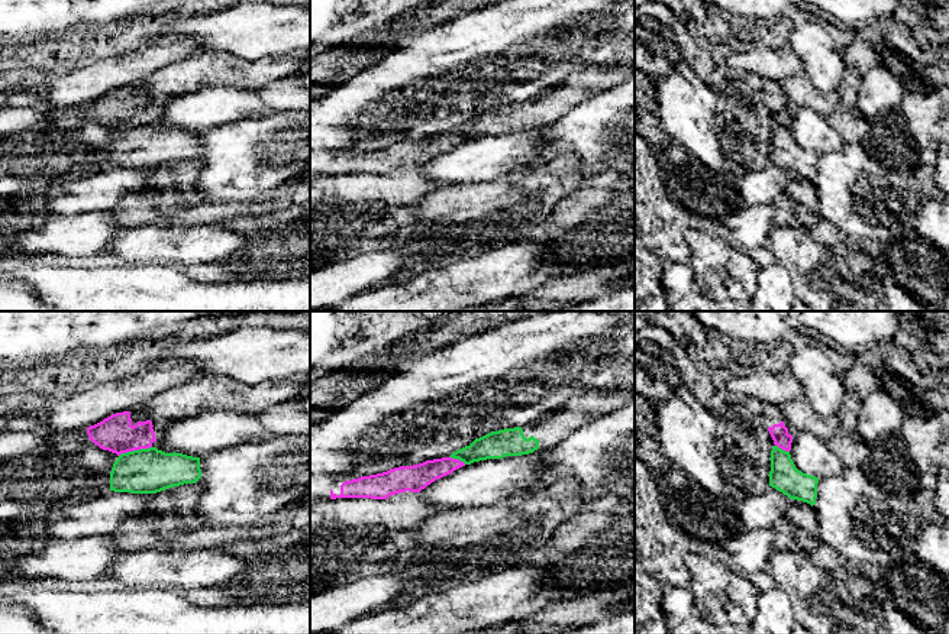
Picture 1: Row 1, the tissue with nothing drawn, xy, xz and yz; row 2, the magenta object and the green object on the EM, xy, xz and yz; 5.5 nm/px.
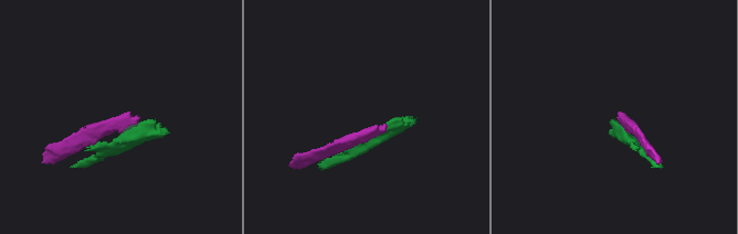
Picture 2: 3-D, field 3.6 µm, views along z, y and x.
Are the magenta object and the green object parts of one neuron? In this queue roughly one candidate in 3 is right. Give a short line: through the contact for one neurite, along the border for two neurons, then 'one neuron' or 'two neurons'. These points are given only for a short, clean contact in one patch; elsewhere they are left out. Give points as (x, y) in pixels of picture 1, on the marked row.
xy (151, 446), (128, 450), (119, 456) | two neurons

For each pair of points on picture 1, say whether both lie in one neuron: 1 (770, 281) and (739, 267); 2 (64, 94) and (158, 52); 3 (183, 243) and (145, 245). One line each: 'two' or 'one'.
1: two
2: one
3: one

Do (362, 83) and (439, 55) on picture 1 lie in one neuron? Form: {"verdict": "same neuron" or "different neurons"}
{"verdict": "same neuron"}

